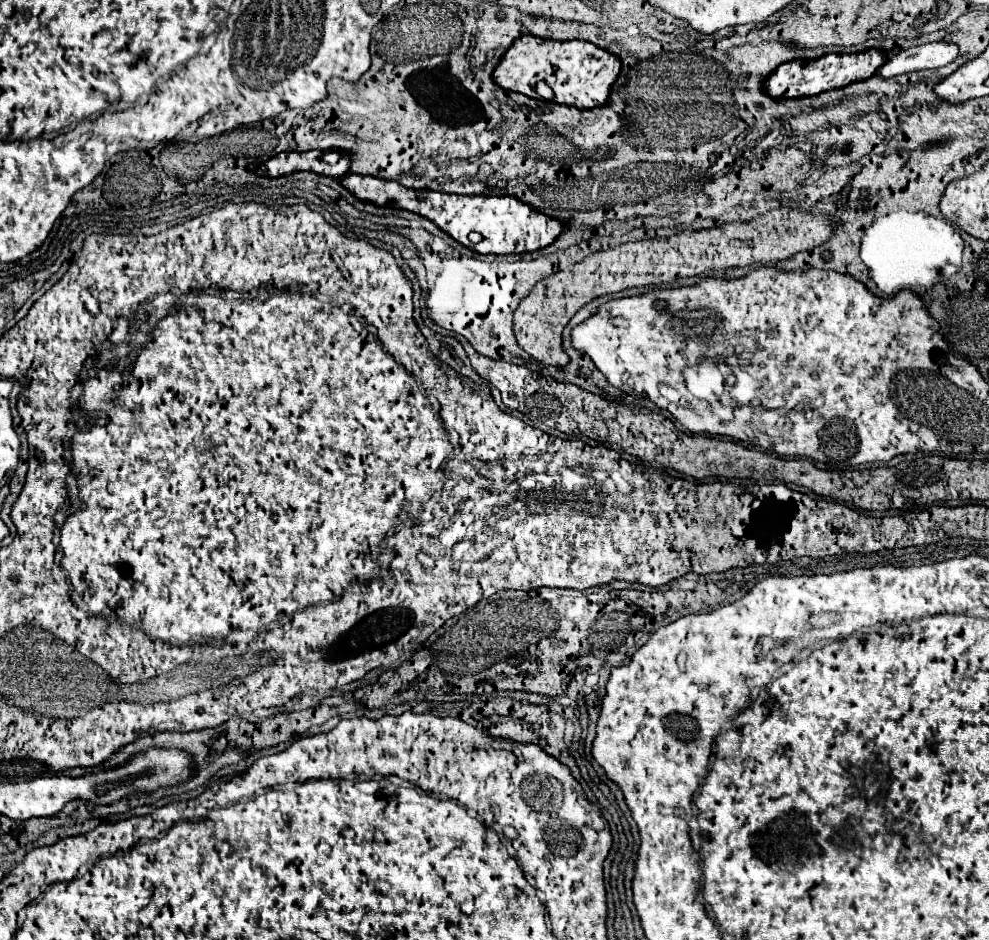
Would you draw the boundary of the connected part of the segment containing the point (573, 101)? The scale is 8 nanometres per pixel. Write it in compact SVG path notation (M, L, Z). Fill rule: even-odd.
M522 36L514 40L510 50L502 56L500 64L494 70L494 82L506 90L538 98L536 84L538 80L544 80L554 90L552 102L588 110L608 104L612 84L620 74L620 66L622 62L618 56L584 40L554 42L554 40Z

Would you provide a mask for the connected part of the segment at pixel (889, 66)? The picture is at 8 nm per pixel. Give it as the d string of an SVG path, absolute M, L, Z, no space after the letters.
M928 42L922 46L914 46L902 50L900 54L892 56L878 74L882 78L892 78L898 74L906 74L912 70L926 70L926 68L942 68L950 64L958 56L958 46L952 42Z

